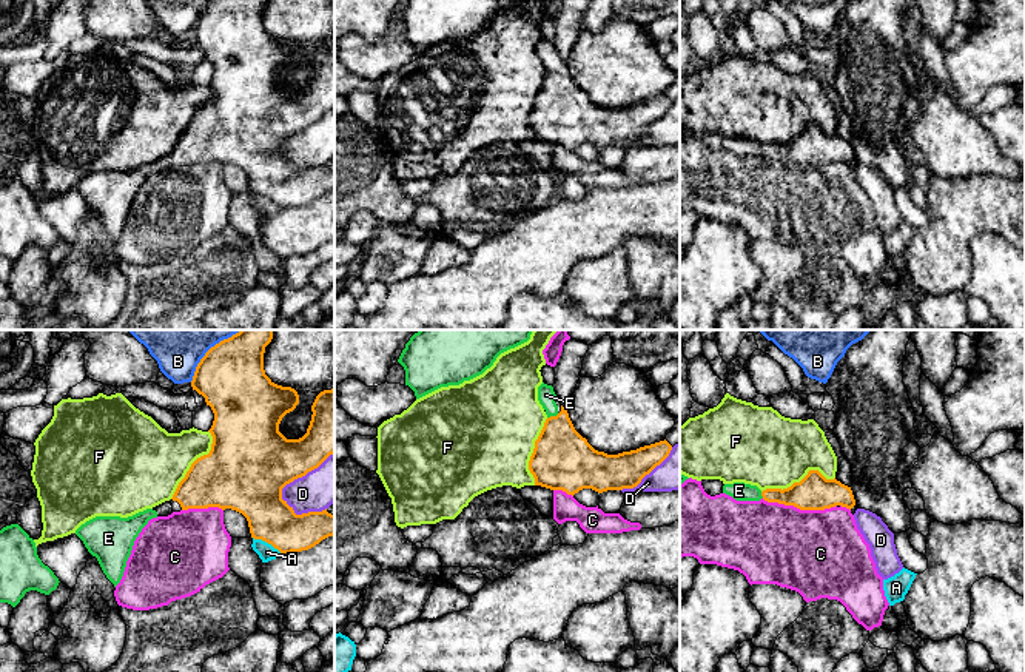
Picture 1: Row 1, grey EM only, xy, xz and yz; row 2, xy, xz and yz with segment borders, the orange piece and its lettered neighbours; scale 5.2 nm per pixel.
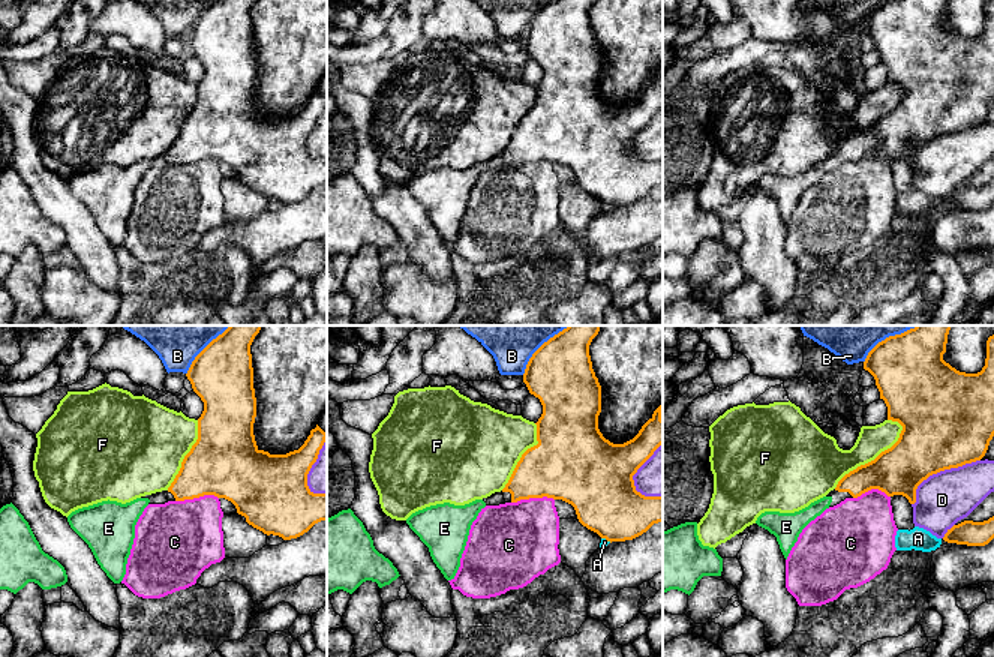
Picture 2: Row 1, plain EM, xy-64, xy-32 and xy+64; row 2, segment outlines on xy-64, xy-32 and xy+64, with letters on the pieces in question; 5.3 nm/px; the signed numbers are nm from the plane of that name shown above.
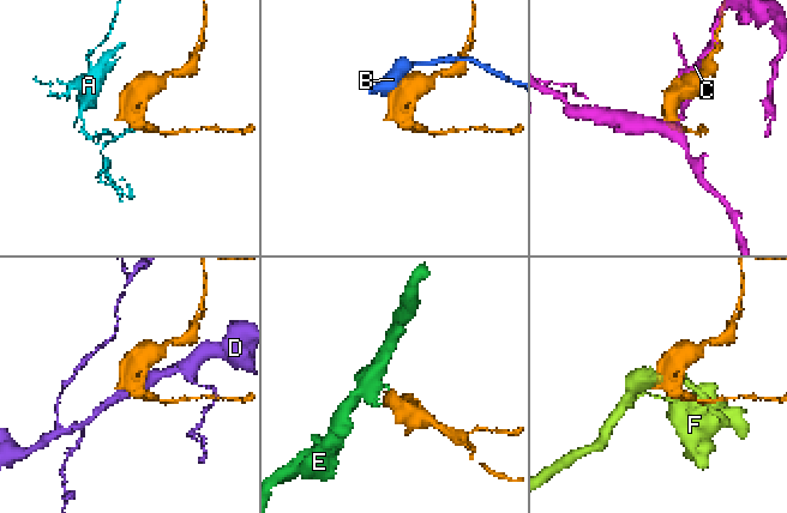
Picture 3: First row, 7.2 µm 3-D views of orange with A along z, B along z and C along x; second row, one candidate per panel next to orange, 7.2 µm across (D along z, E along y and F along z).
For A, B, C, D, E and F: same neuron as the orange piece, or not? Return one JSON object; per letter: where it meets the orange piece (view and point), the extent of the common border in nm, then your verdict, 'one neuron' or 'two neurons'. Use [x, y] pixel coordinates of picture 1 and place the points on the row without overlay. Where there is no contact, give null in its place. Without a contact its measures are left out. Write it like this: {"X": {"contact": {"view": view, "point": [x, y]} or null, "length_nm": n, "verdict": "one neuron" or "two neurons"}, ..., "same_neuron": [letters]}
{"A": {"contact": {"view": "xy", "point": [267, 196]}, "length_nm": 170, "verdict": "two neurons"}, "B": {"contact": {"view": "xy", "point": [199, 17]}, "length_nm": 240, "verdict": "two neurons"}, "C": {"contact": {"view": "yz", "point": [799, 162]}, "length_nm": 400, "verdict": "two neurons"}, "D": {"contact": {"view": "xy", "point": [295, 133]}, "length_nm": 380, "verdict": "two neurons"}, "E": {"contact": {"view": "xz", "point": [552, 71]}, "length_nm": 70, "verdict": "one neuron"}, "F": {"contact": {"view": "yz", "point": [797, 137]}, "length_nm": 400, "verdict": "two neurons"}, "same_neuron": ["E"]}

